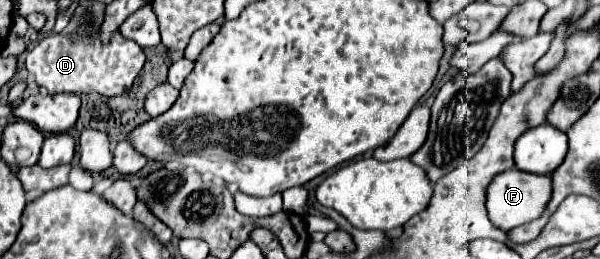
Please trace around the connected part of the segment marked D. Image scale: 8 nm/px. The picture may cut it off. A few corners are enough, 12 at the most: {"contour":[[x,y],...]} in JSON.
{"contour":[[94,22],[46,36],[26,58],[54,94],[124,94],[144,66],[142,48]]}

